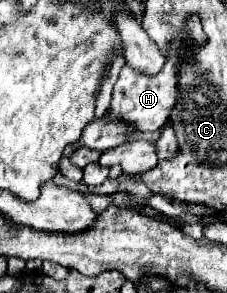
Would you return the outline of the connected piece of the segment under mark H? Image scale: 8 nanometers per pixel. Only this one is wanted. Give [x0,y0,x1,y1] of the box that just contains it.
[108,40,180,132]

